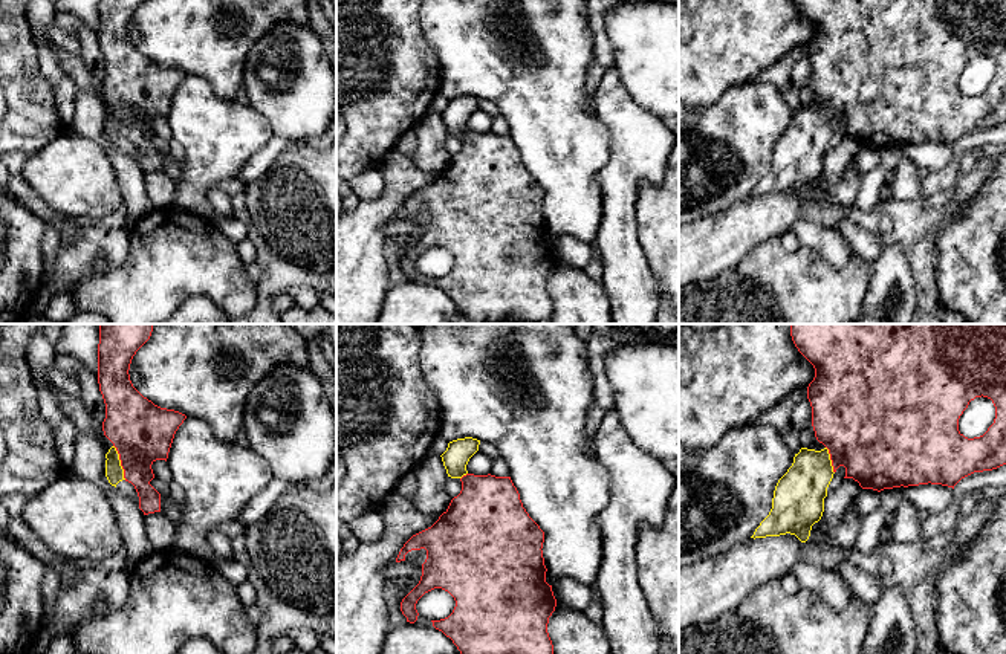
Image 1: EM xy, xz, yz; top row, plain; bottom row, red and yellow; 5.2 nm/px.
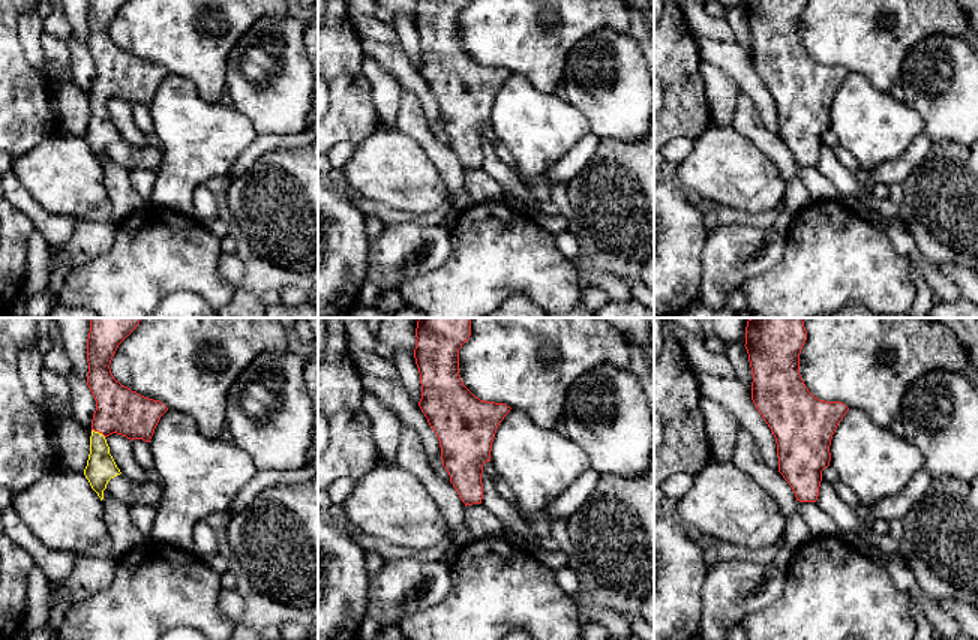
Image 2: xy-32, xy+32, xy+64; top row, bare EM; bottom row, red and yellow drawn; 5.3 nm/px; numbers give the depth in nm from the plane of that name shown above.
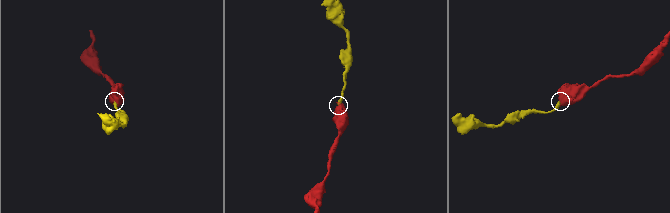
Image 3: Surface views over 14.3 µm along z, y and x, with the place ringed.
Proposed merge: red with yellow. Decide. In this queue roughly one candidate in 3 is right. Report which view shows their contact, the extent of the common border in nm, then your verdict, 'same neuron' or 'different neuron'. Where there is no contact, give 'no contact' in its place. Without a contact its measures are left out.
contact in xy; length 200 nm; same neuron

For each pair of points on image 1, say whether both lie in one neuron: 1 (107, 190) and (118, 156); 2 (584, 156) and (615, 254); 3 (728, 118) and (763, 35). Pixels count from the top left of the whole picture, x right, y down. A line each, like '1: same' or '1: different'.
1: different
2: different
3: different

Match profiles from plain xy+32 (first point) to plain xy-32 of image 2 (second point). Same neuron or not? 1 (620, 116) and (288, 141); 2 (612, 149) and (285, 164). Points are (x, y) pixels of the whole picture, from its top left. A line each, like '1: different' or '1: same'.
1: different
2: same

